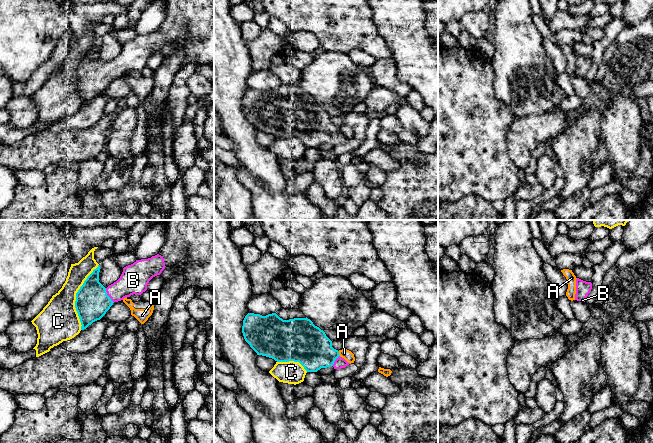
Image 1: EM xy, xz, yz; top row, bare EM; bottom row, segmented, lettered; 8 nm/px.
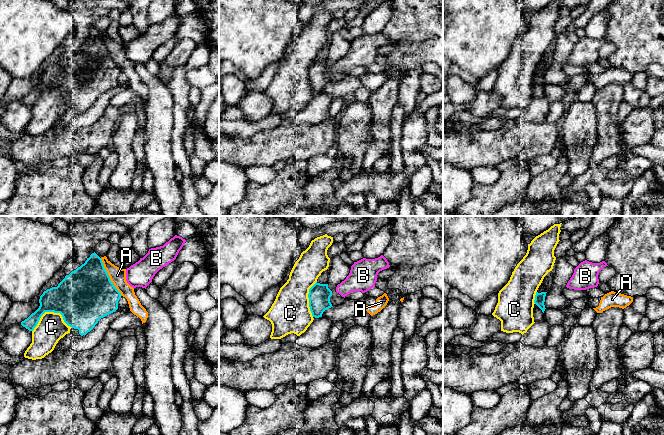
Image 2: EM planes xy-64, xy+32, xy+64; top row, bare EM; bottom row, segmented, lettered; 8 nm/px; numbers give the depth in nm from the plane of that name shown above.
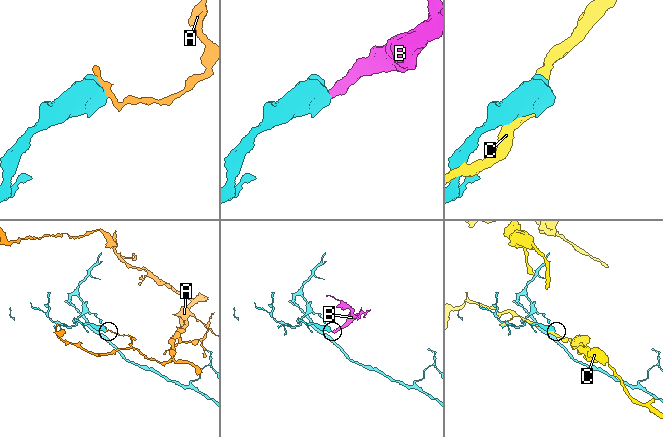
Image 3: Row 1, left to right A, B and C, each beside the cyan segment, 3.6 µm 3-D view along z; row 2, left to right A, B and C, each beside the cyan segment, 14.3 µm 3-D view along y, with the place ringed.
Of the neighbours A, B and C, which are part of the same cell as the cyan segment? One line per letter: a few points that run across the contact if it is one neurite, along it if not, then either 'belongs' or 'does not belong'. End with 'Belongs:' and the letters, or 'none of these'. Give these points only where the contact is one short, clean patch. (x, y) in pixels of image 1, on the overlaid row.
A: xz (338, 351), (340, 355) | does not belong
B: xy (92, 302), (107, 295), (118, 291), (134, 280) | belongs
C: does not belong
Belongs: B

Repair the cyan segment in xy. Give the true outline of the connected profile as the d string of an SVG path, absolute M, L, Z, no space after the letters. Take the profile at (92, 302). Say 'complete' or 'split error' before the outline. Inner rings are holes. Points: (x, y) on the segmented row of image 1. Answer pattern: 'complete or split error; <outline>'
split error; M159 254L148 259L136 260L123 268L116 282L105 288L99 282L98 265L76 293L75 308L82 325L81 330L100 320L114 302L145 292L149 281L160 275L165 267L164 258Z

